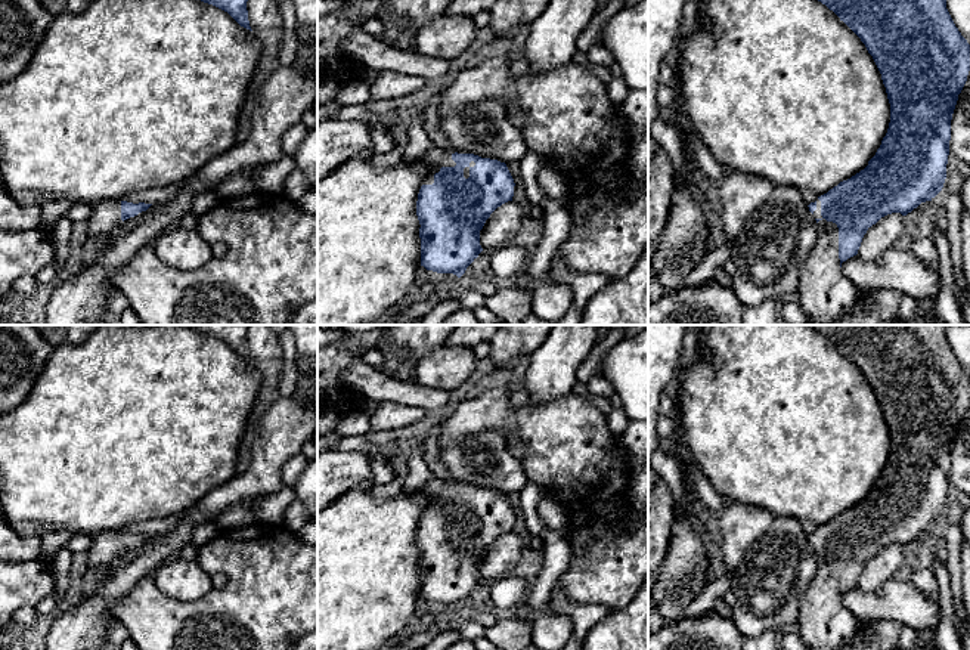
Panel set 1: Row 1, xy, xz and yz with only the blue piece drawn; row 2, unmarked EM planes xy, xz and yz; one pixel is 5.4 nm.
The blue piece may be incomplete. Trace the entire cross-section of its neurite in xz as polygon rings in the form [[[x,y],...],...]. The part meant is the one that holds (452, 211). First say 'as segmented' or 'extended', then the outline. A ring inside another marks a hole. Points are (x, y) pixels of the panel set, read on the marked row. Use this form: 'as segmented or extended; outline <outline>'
extended; outline [[[431,146],[424,161],[430,173],[416,201],[416,216],[421,225],[421,266],[461,278],[483,251],[480,230],[486,220],[498,207],[512,201],[515,183],[505,162],[474,154],[452,154]]]

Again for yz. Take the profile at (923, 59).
extended; outline [[[818,0],[818,1],[821,1],[830,10],[833,10],[840,18],[840,21],[843,21],[865,44],[868,53],[873,56],[881,74],[881,80],[886,87],[887,99],[890,103],[890,123],[889,123],[887,133],[883,137],[881,145],[877,149],[876,155],[868,161],[868,165],[859,173],[856,173],[855,176],[852,176],[850,179],[840,182],[827,194],[818,196],[815,202],[811,202],[808,205],[809,211],[812,213],[814,219],[818,223],[816,242],[799,269],[799,276],[797,276],[799,306],[802,312],[812,321],[814,325],[837,325],[839,322],[858,315],[861,310],[870,310],[877,306],[876,298],[873,298],[865,307],[861,306],[859,303],[861,290],[846,278],[842,269],[843,261],[858,254],[858,250],[861,247],[862,238],[867,233],[867,230],[887,214],[901,213],[902,216],[907,216],[914,208],[917,208],[921,202],[932,201],[943,188],[943,183],[946,179],[948,155],[949,155],[951,120],[958,100],[958,95],[964,87],[970,71],[970,44],[955,27],[946,9],[946,0]]]

